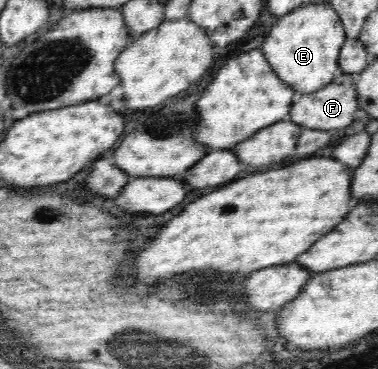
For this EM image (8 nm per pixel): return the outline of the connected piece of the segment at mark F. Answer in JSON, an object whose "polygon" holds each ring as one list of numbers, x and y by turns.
{"polygon":[[339,69,334,81,330,85,324,86,320,91,316,90,314,93,297,92,290,108,292,121,306,127,306,129,320,129,320,131,348,127,354,121,354,113,360,109,358,97,356,97,355,79,356,77,346,75]]}

